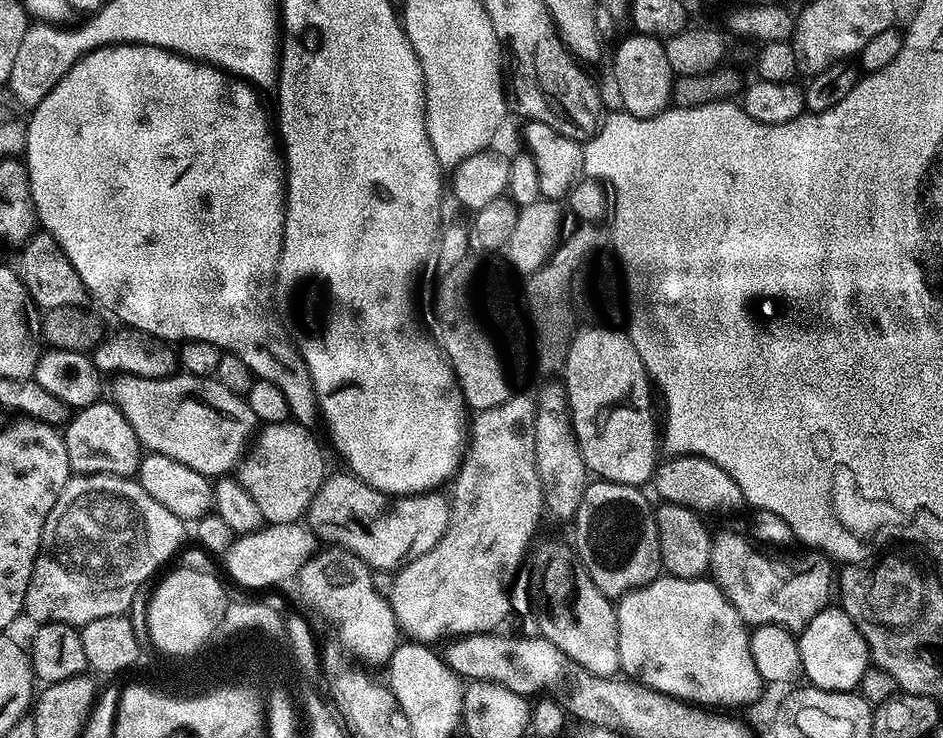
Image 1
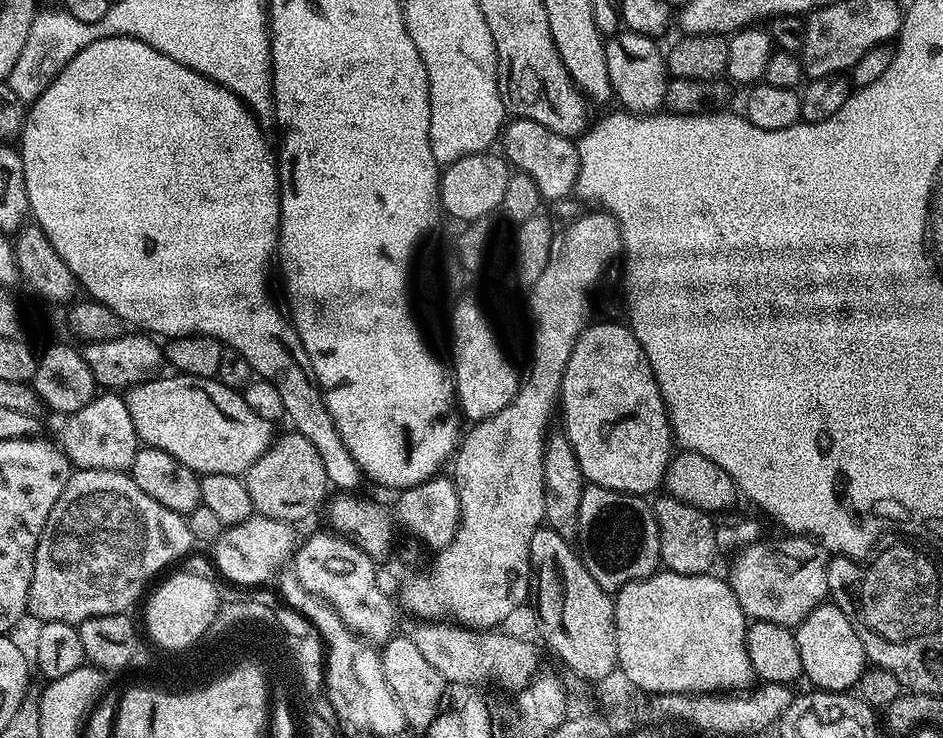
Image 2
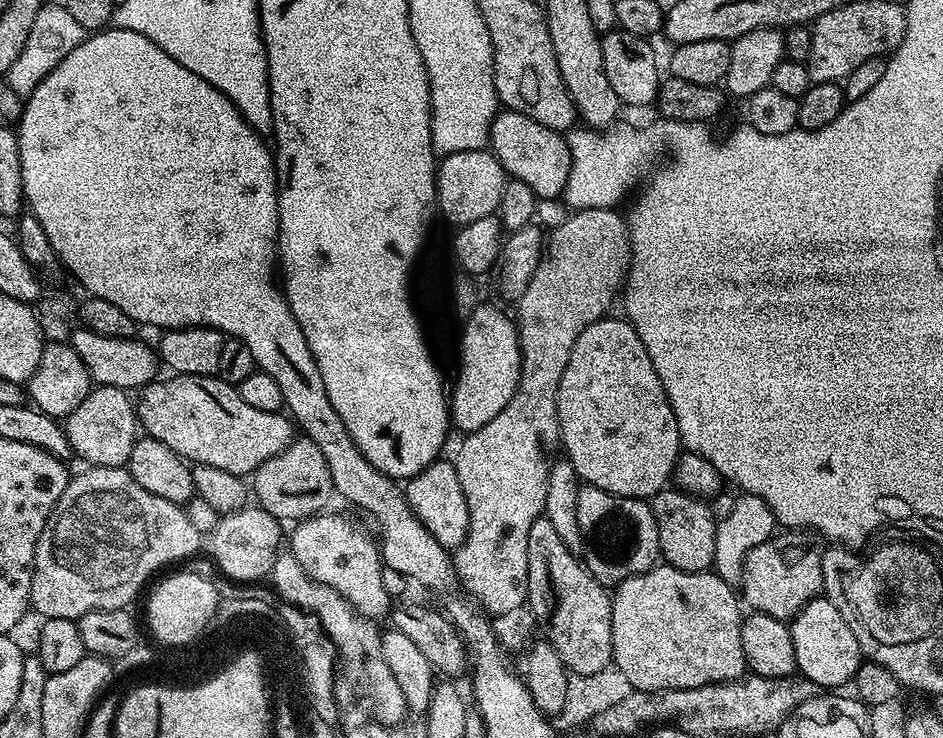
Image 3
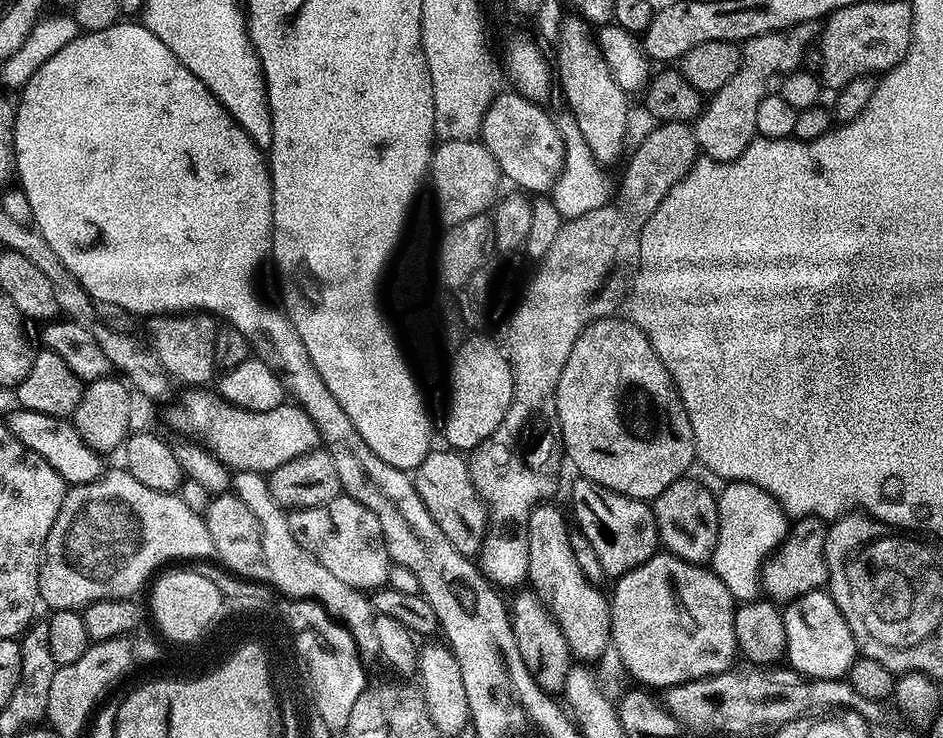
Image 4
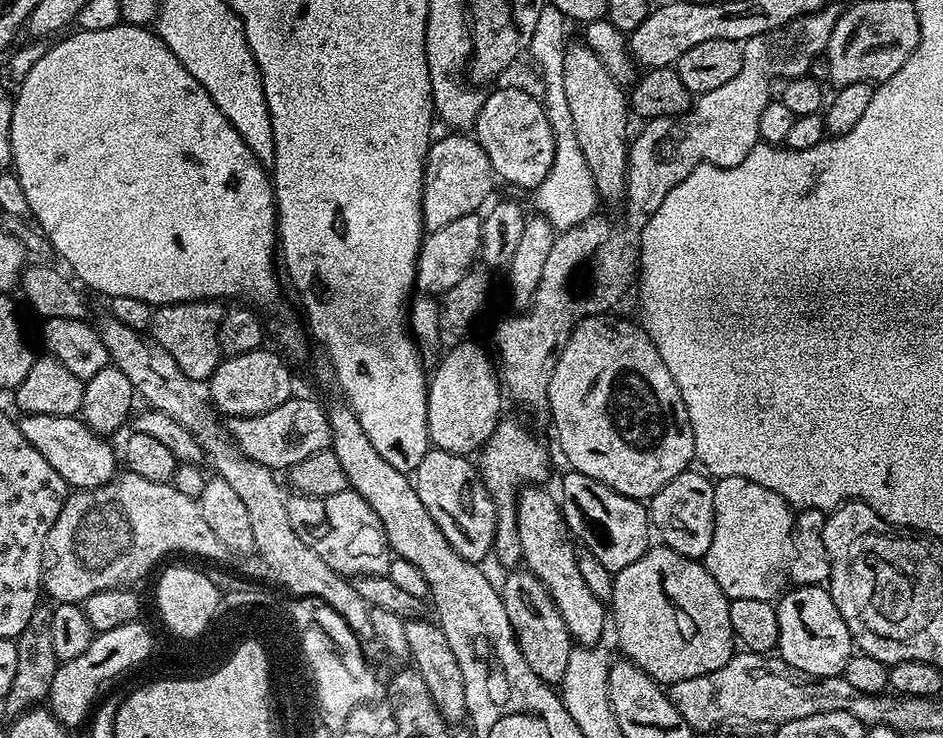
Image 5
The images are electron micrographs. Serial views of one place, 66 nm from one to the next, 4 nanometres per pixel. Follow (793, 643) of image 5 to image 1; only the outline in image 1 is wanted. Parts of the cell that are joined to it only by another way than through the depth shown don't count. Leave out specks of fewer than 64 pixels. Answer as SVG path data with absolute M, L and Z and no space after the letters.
M839 606L823 608L806 627L798 633L801 666L807 683L813 688L831 692L851 692L859 689L863 675L870 665L868 644L858 626Z

